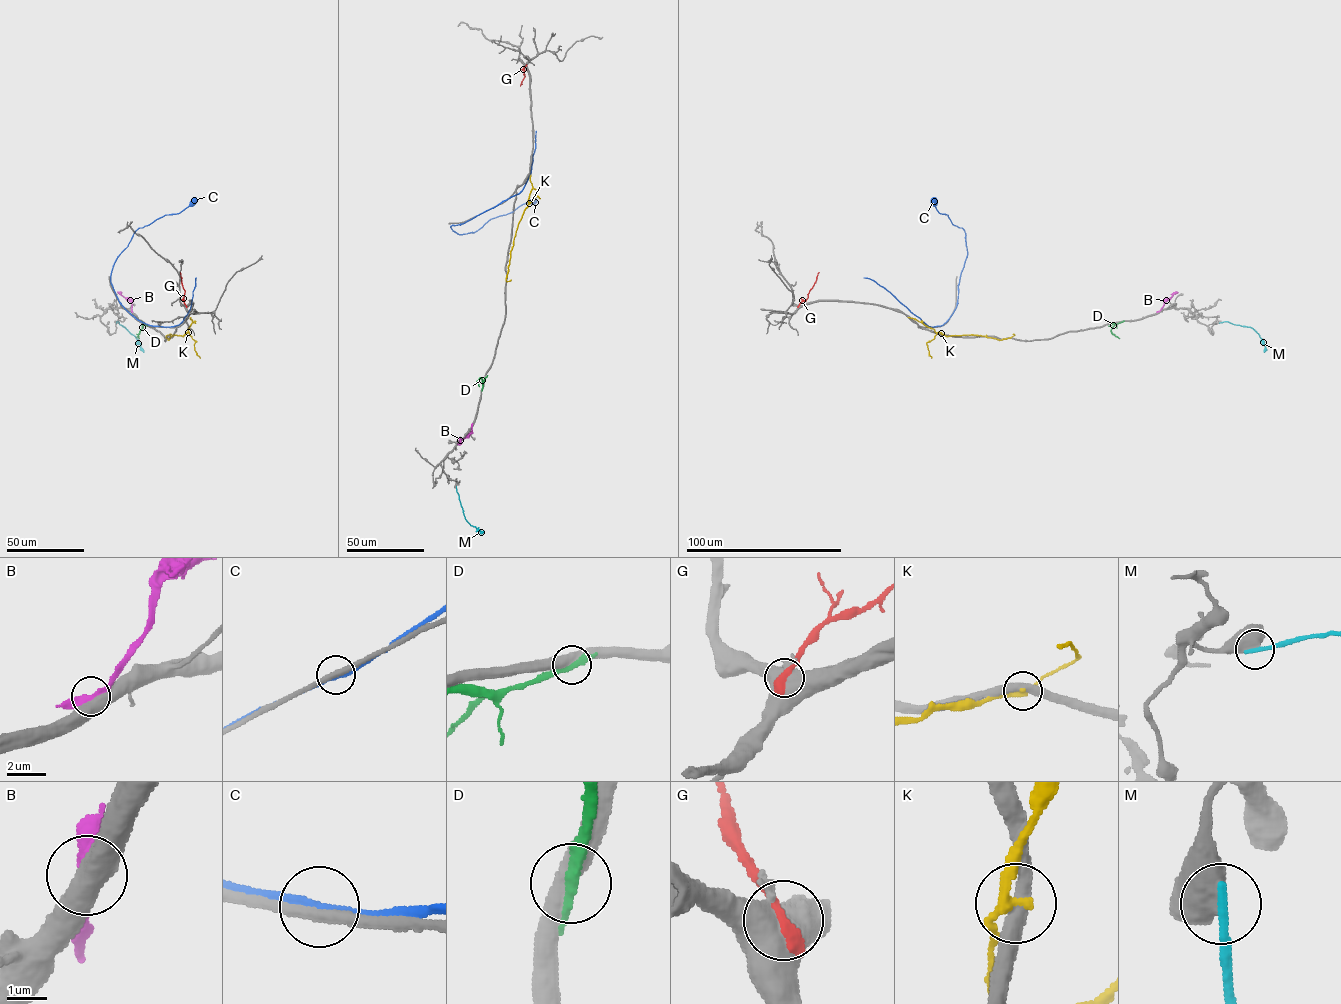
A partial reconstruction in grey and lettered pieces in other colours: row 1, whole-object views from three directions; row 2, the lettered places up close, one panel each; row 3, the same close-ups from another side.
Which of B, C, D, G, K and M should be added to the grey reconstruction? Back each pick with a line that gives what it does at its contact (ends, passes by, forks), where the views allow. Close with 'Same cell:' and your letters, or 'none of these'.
Same cell: none of these

